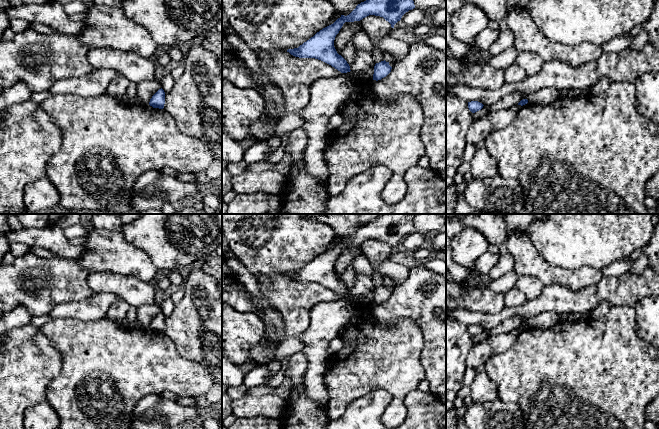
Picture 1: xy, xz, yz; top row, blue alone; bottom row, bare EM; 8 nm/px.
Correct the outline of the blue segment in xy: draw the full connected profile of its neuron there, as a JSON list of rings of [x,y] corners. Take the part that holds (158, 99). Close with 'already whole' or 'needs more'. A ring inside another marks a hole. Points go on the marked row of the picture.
[[[161,88],[150,99],[149,105],[153,108],[163,109],[165,104],[165,92]]]; already whole

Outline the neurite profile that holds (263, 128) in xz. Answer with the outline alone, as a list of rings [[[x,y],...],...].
[[[267,114],[253,122],[249,127],[249,130],[255,137],[260,138],[261,140],[275,136],[274,124]]]

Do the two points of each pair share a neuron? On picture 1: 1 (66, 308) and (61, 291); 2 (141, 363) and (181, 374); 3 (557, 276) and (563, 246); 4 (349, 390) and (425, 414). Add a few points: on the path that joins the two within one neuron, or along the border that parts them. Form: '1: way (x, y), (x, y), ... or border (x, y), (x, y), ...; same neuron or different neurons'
1: border (87, 298), (81, 301), (58, 303), (48, 314); different neurons
2: way (151, 371), (171, 372); same neuron
3: border (539, 253), (562, 268), (583, 266); different neurons
4: border (388, 391), (374, 389), (354, 399), (345, 408); different neurons

